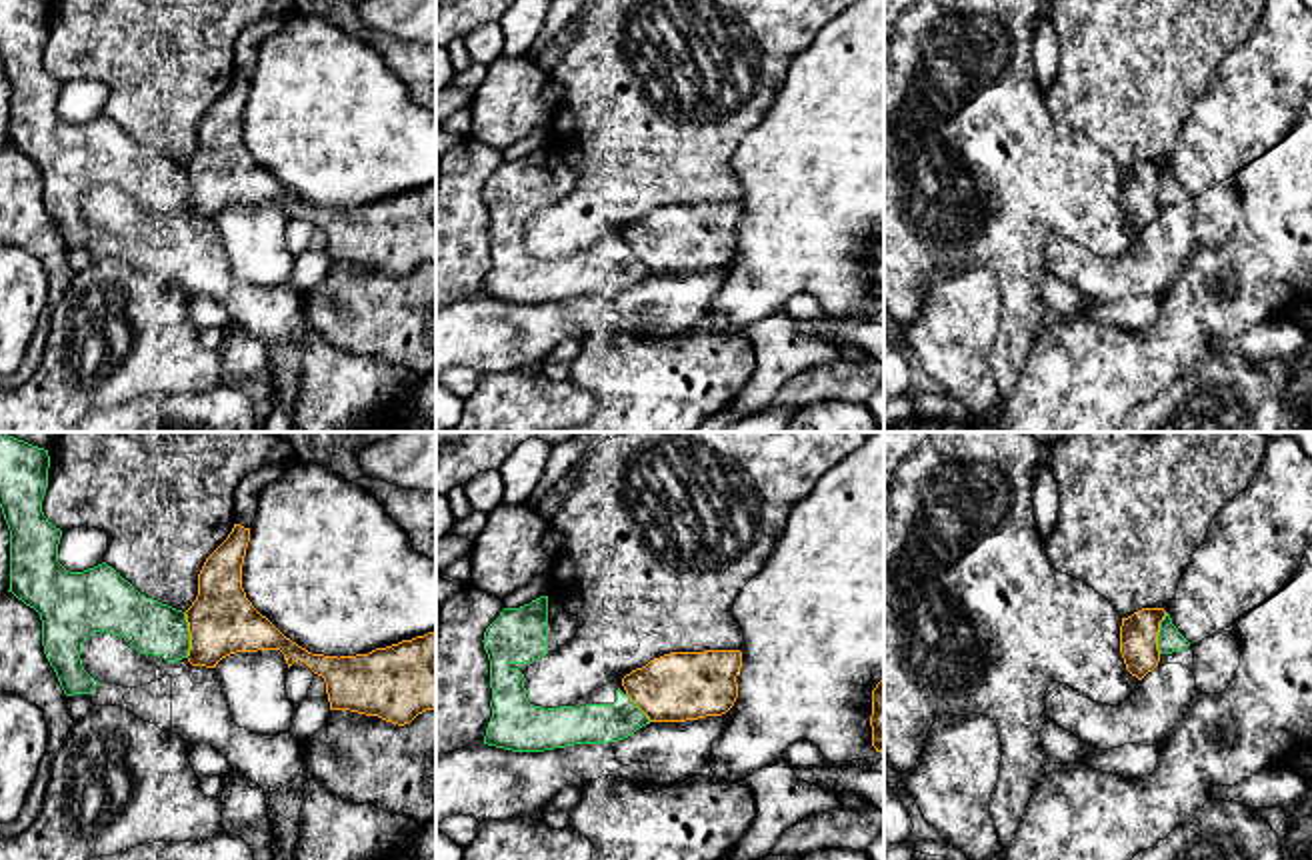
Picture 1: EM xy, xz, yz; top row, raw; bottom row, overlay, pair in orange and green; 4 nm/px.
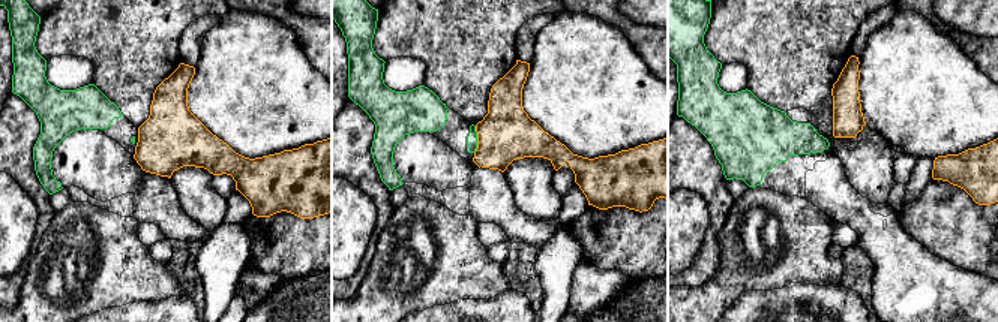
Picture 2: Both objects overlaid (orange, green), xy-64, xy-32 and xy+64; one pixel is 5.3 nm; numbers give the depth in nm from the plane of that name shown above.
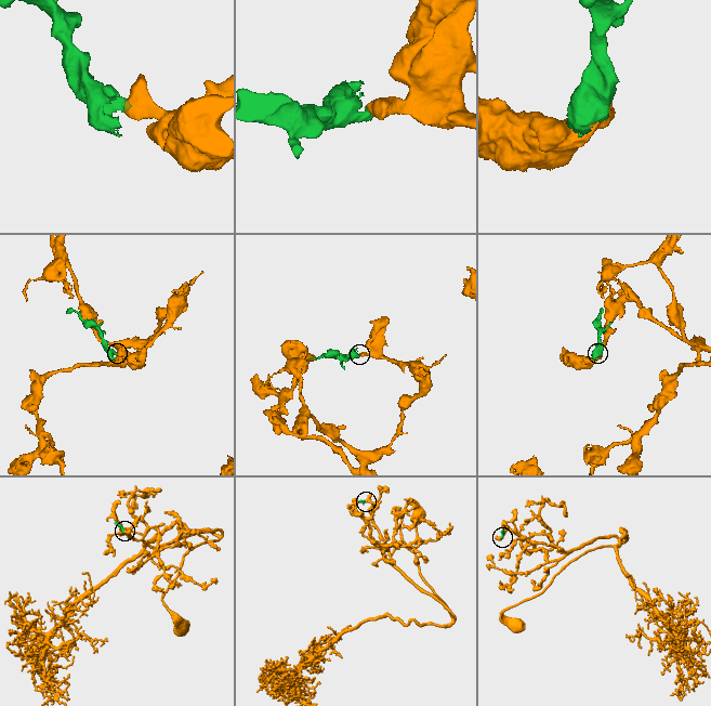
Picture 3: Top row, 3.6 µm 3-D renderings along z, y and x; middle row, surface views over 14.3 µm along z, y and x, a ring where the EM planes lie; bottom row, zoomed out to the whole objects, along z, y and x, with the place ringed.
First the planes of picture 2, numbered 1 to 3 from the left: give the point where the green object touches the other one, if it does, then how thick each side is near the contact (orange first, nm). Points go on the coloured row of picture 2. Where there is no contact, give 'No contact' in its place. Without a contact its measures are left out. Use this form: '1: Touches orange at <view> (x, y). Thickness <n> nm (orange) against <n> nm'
1: No contact
2: Touches orange at xy-32 (477, 140). Thickness 300 nm (orange) against 60 nm
3: No contact

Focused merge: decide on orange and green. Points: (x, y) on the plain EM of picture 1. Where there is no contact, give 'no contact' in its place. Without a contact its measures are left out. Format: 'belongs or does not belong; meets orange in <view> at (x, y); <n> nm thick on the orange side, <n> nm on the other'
does not belong; meets orange in xy at (190, 186); 280 nm thick on the orange side, 200 nm on the other

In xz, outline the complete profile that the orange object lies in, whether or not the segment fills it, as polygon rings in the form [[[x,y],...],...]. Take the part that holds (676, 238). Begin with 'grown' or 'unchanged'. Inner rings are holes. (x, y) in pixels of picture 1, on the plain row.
unchanged; [[[740,202],[670,204],[622,230],[650,274],[726,266],[738,250]]]

